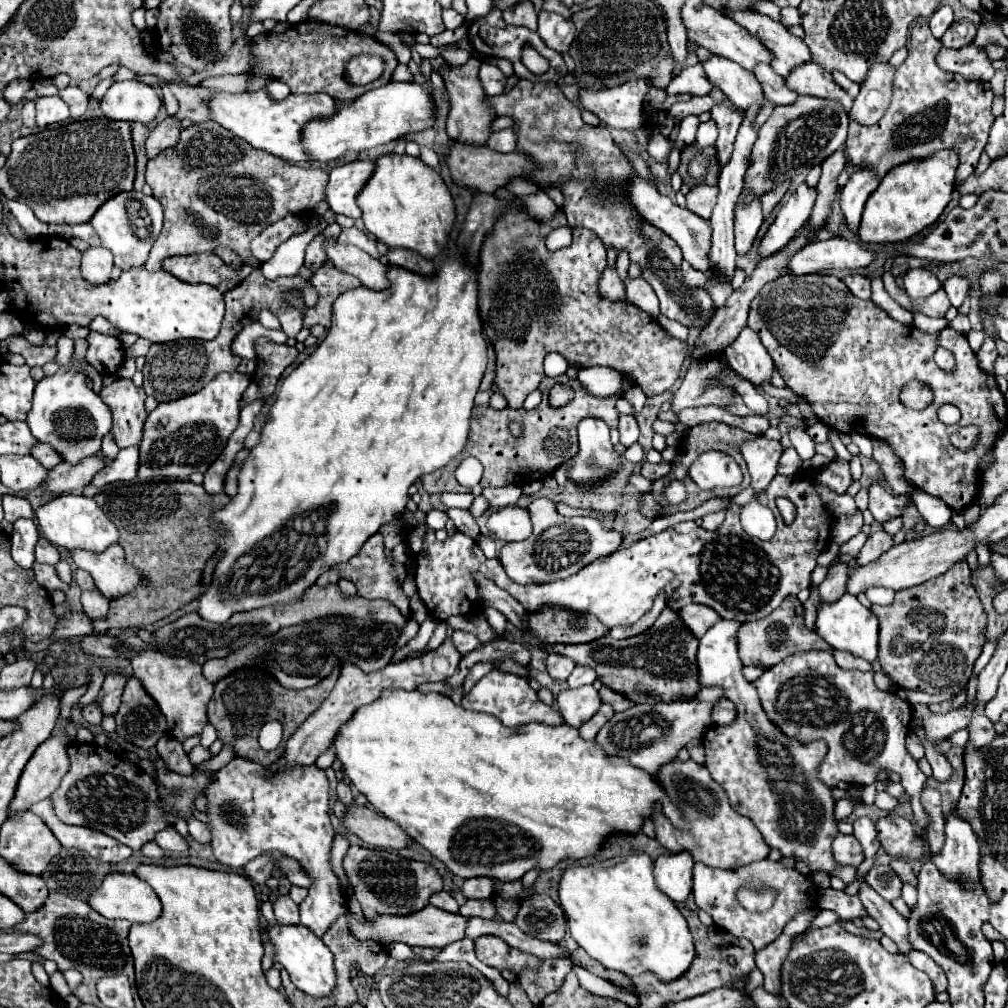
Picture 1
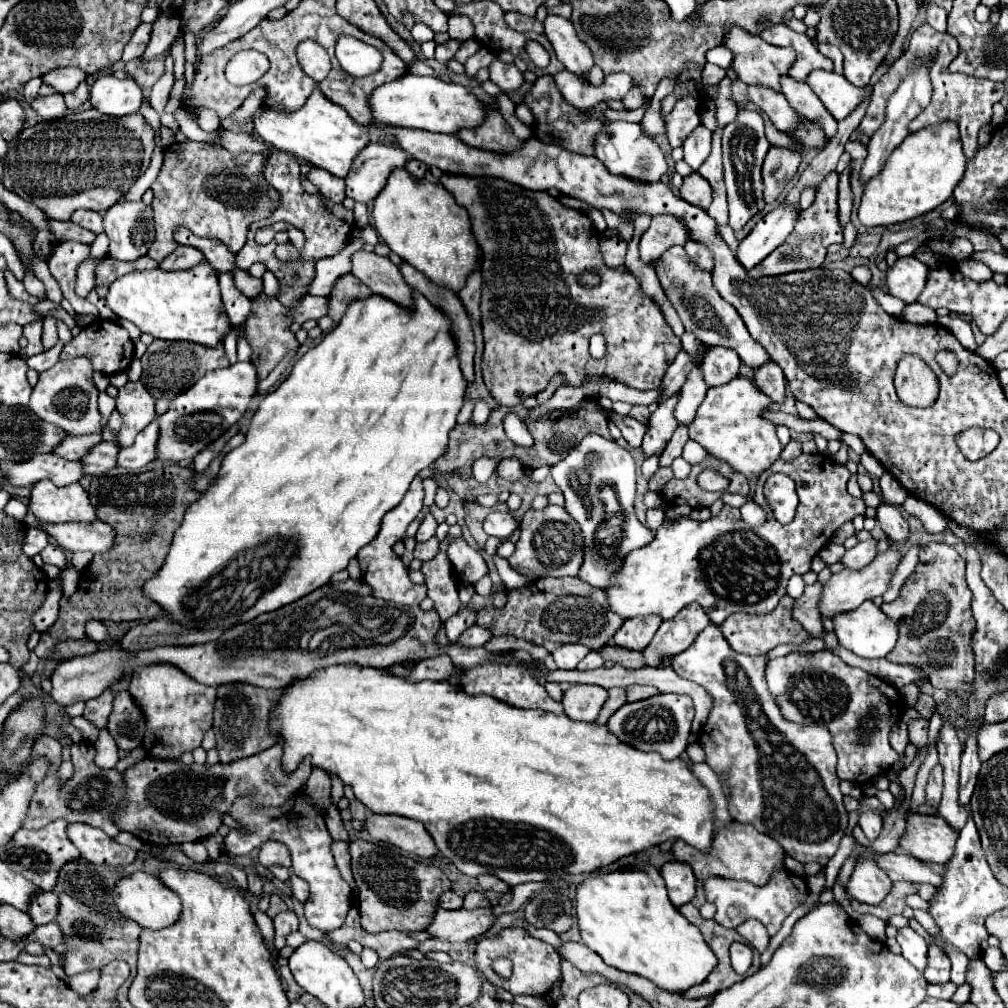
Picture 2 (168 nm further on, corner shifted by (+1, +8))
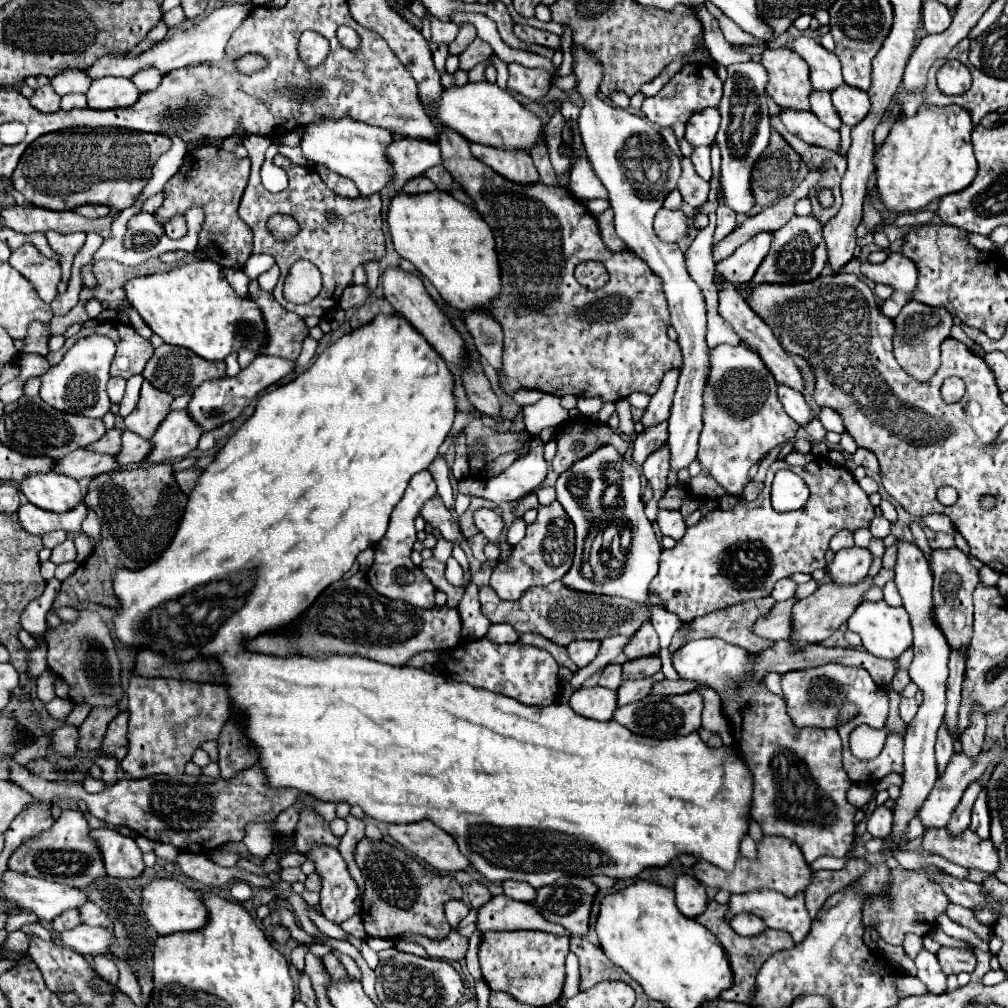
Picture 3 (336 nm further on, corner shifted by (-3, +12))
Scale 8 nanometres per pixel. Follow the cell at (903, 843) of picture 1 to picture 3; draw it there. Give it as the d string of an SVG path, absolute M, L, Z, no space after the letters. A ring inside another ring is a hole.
M945 826L925 828L923 850L965 868L977 868L983 872L995 872L999 868L997 850L991 840L981 840L971 830L953 836Z

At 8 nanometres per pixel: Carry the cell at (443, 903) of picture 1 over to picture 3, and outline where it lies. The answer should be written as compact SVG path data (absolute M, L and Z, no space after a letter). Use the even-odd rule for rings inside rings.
M449 900L447 904L445 904L445 916L447 916L447 922L451 924L451 926L455 926L461 918L465 918L469 914L469 906L465 904L465 902L461 902L461 900Z

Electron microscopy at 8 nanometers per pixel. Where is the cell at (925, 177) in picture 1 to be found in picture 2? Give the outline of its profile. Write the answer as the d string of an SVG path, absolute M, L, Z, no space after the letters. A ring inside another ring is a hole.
M945 120L945 122L933 124L933 126L921 128L919 132L909 134L909 136L893 150L893 154L889 156L885 168L865 184L865 194L863 194L863 200L861 200L859 210L857 210L861 224L865 224L865 226L899 224L899 222L917 218L917 216L921 216L921 214L937 208L939 204L943 204L945 200L951 198L955 186L963 180L965 164L967 164L967 158L965 158L965 154L963 154L961 140L959 140L959 128L957 128L955 122Z

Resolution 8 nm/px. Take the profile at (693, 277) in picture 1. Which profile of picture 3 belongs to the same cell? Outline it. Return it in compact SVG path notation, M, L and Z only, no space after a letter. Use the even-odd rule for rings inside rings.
M821 168L811 170L805 176L805 180L789 196L785 196L781 202L763 208L755 216L749 216L741 226L737 226L729 236L725 236L725 240L721 240L721 244L713 246L713 260L721 262L721 260L729 258L741 244L745 244L751 236L755 236L755 234L759 234L763 230L775 232L777 228L785 226L789 222L789 218L795 216L795 204L797 204L797 200L807 198L809 190L813 186L817 186L817 180L821 180Z

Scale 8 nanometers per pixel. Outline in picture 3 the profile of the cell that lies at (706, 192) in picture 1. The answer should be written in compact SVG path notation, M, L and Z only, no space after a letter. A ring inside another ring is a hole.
M683 158L681 164L683 164L683 172L681 172L677 188L679 188L685 204L689 204L691 208L699 208L707 202L711 186L709 186L709 182L701 180L701 176L697 176L689 158Z

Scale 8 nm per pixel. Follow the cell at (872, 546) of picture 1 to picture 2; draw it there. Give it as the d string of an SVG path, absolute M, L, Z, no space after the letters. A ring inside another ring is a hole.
M865 540L865 542L859 542L855 548L851 548L849 552L845 552L841 558L841 564L849 570L861 570L875 556L877 556L877 540Z

